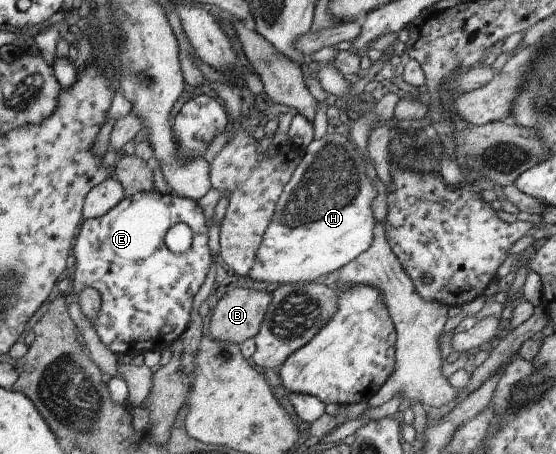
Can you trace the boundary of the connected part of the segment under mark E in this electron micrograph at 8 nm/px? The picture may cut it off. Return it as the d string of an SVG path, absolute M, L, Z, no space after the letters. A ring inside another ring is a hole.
M155 189L146 192L134 193L131 197L123 198L113 209L110 209L107 213L103 214L100 218L91 218L84 220L80 225L79 234L76 236L74 245L74 267L75 269L68 273L71 286L70 290L75 293L79 293L85 288L93 288L99 292L101 298L100 312L93 322L96 327L96 332L100 337L100 340L107 346L114 354L127 353L130 355L137 355L140 353L146 353L150 349L157 349L159 351L165 350L171 343L175 342L182 333L185 331L187 324L190 320L190 311L192 310L193 300L199 287L205 283L205 277L211 269L211 261L213 261L213 255L211 254L211 249L209 248L209 236L207 235L209 229L207 223L205 222L205 213L203 209L199 206L197 200L192 200L191 198L181 197L173 193L163 194ZM177 223L186 223L193 231L193 243L191 247L185 251L185 253L171 253L167 247L165 247L165 241L163 237L172 225L177 225Z

